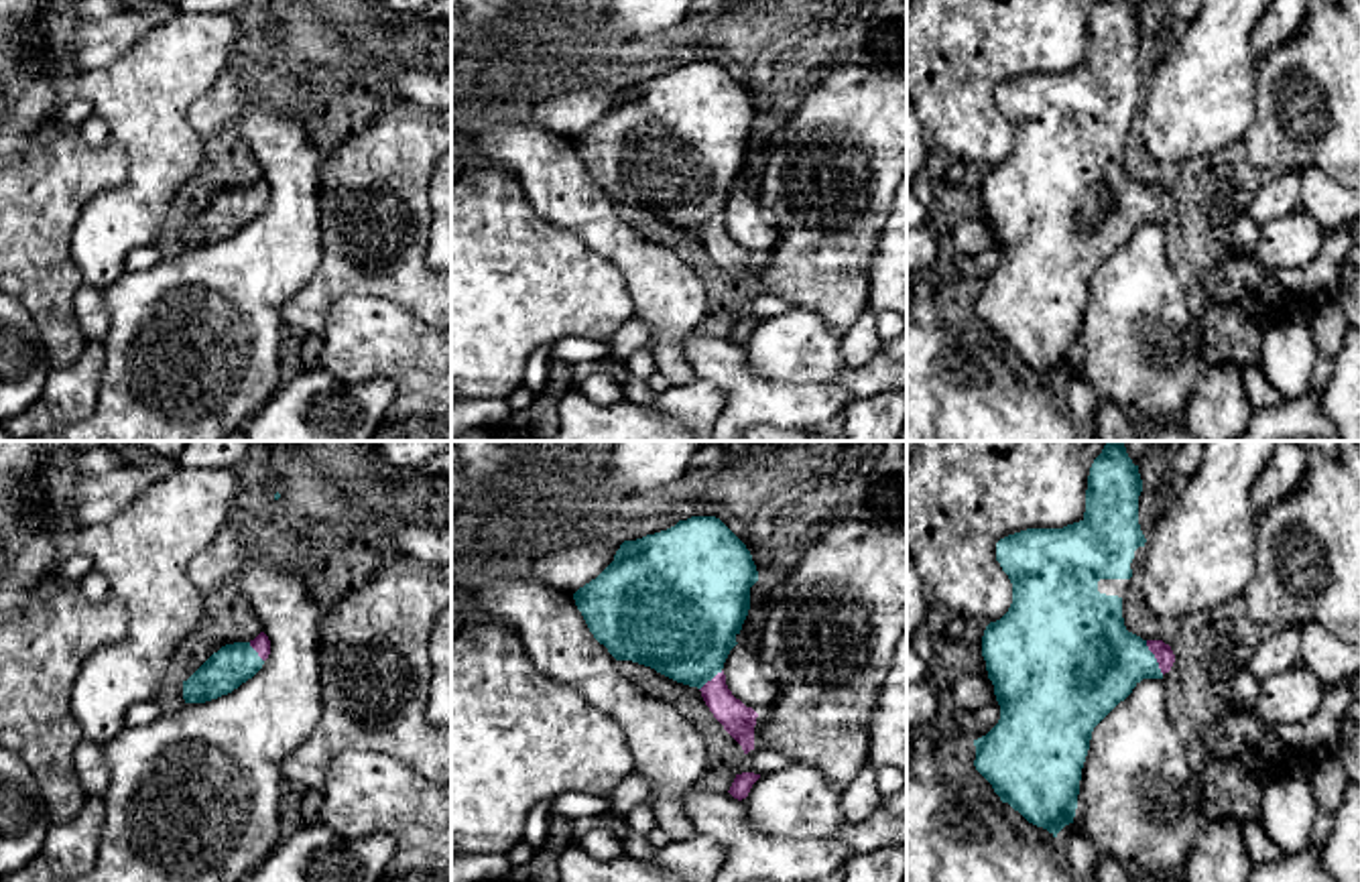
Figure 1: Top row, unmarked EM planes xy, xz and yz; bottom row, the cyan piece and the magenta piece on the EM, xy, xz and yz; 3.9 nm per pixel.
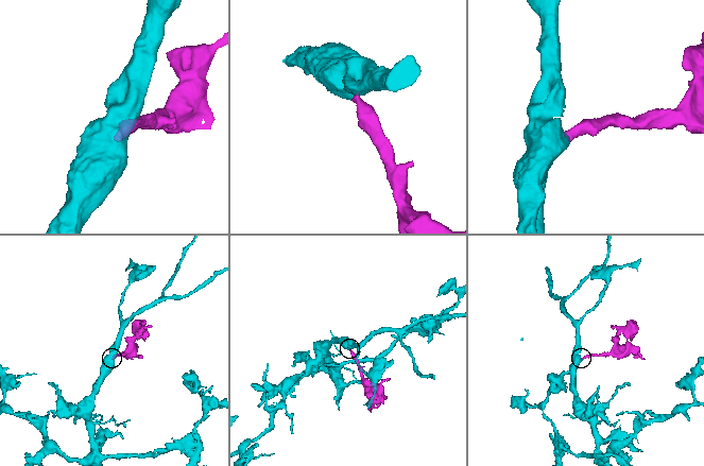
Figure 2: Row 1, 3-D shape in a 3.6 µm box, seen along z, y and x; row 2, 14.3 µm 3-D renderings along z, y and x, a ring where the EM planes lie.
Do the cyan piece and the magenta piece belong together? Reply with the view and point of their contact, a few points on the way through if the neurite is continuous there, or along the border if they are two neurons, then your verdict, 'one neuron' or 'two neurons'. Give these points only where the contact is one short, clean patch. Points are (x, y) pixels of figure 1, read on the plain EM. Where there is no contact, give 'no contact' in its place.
yz (1153, 202) | across yz (1090, 208), (1153, 202), (1161, 196) | one neuron

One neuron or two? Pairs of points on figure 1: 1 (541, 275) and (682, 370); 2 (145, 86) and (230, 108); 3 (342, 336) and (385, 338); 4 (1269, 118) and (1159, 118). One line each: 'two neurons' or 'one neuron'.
1: two neurons
2: two neurons
3: one neuron
4: two neurons

